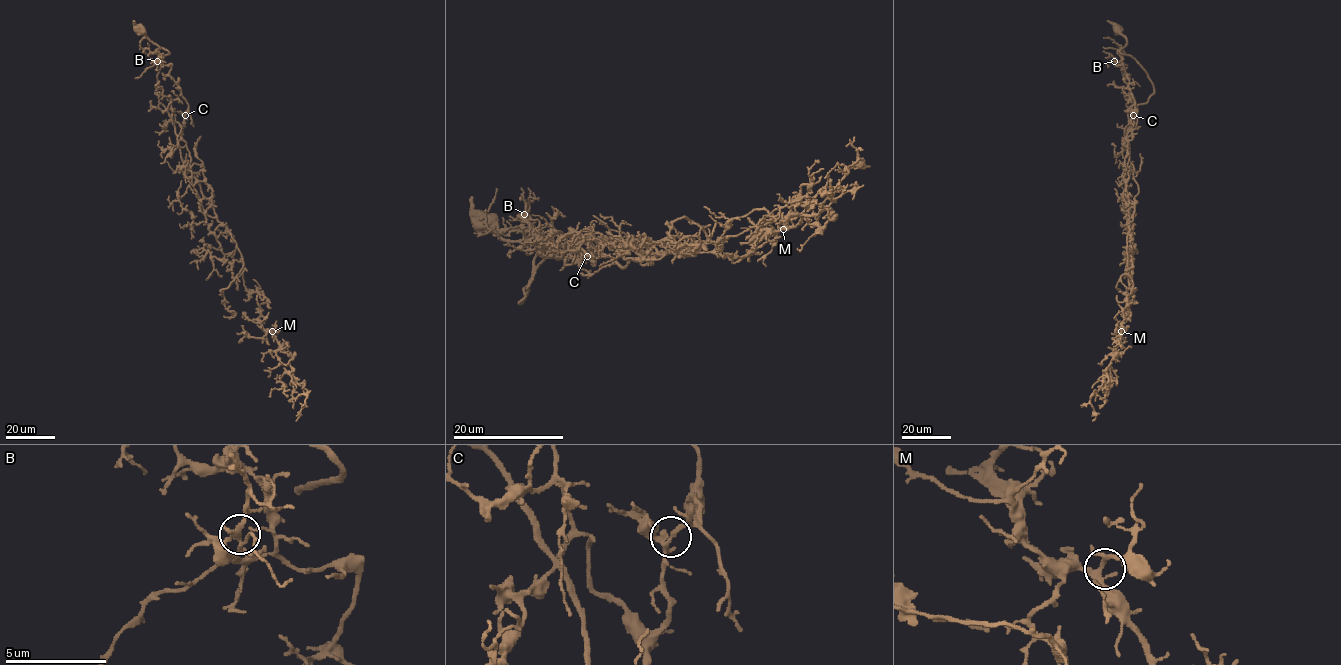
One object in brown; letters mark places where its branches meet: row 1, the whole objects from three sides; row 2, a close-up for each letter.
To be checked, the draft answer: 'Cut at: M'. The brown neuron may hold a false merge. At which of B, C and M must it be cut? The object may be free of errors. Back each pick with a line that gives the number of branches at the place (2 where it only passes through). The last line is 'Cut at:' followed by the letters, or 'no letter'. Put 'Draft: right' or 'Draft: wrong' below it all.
Cut at: no letter
Draft: wrong

